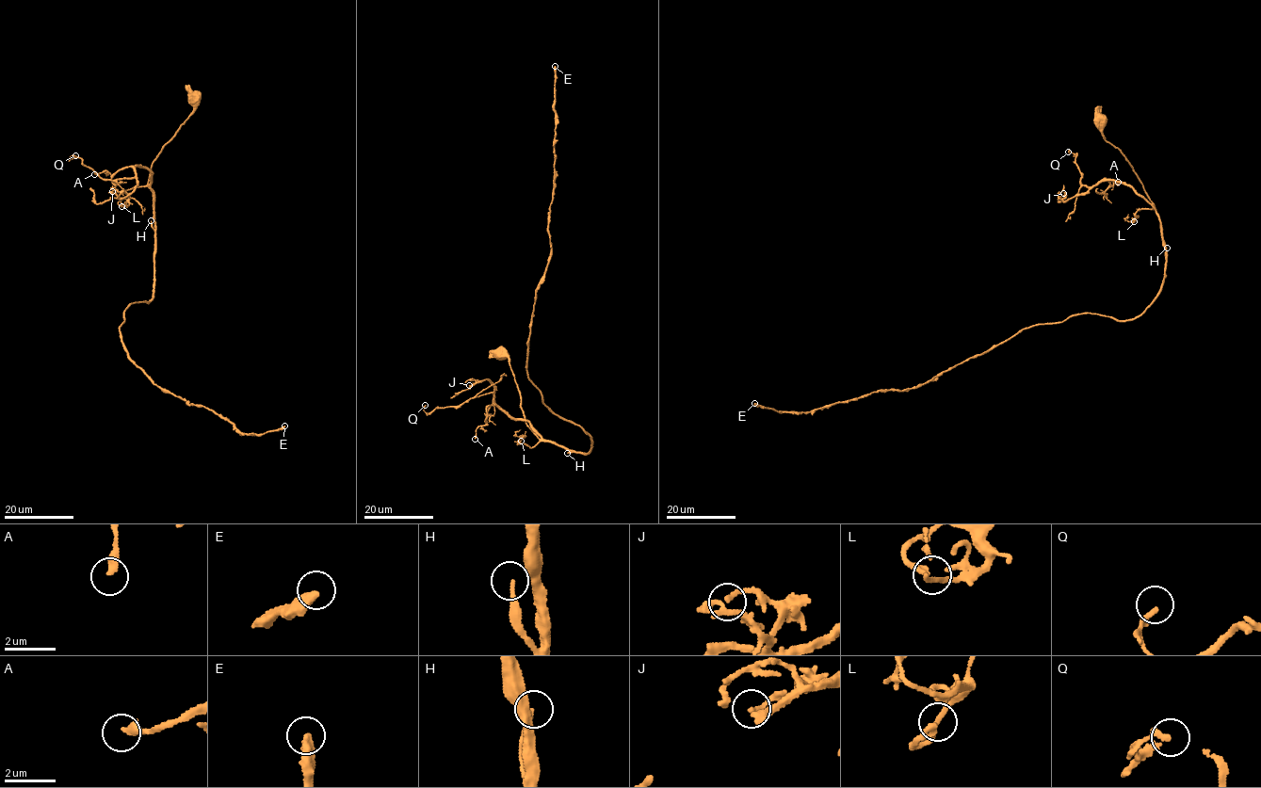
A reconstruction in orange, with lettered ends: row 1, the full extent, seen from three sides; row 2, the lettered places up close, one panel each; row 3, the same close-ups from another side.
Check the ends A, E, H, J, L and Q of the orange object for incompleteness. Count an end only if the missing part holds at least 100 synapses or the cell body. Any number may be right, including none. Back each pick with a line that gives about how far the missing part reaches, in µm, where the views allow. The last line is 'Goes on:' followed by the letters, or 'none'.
E: about 180 µm are missing
Goes on: E

